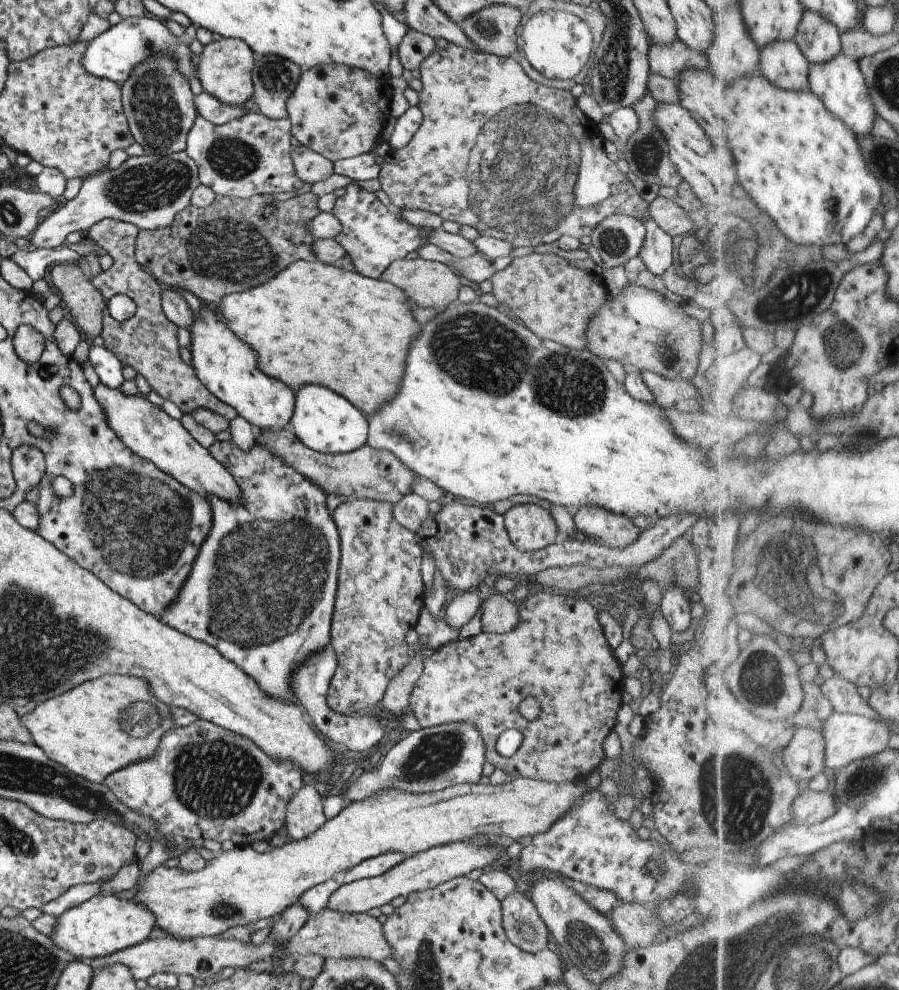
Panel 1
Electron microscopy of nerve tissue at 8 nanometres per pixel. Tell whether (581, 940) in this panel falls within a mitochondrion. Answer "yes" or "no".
yes

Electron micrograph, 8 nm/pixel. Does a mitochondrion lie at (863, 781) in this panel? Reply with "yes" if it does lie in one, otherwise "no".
yes

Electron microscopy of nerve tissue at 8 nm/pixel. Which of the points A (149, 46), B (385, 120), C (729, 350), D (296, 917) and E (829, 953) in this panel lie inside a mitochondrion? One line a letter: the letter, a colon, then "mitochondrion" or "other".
A: mitochondrion
B: other
C: other
D: other
E: mitochondrion

